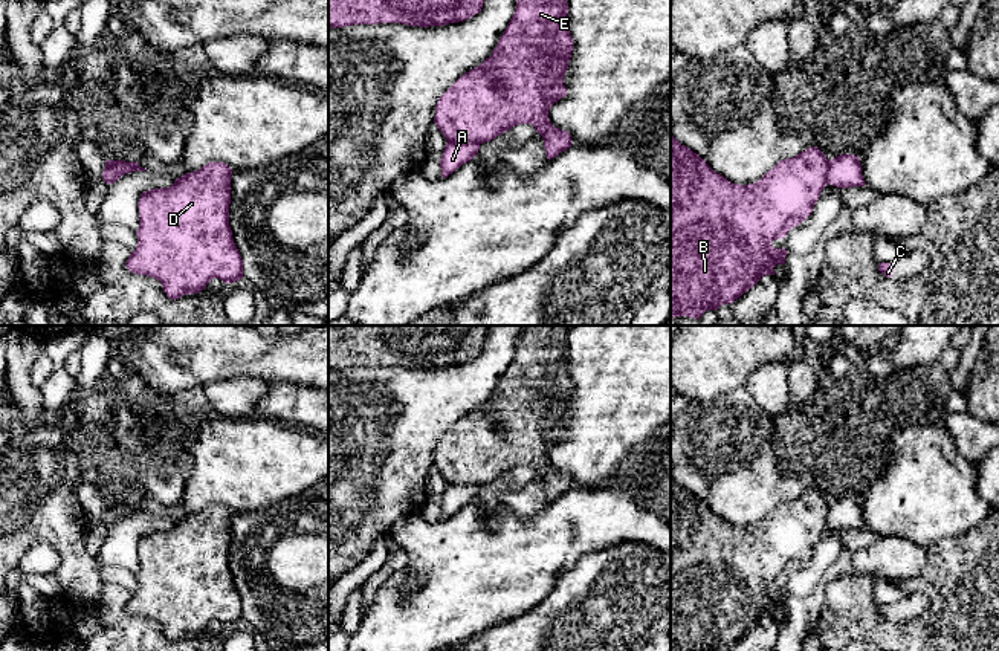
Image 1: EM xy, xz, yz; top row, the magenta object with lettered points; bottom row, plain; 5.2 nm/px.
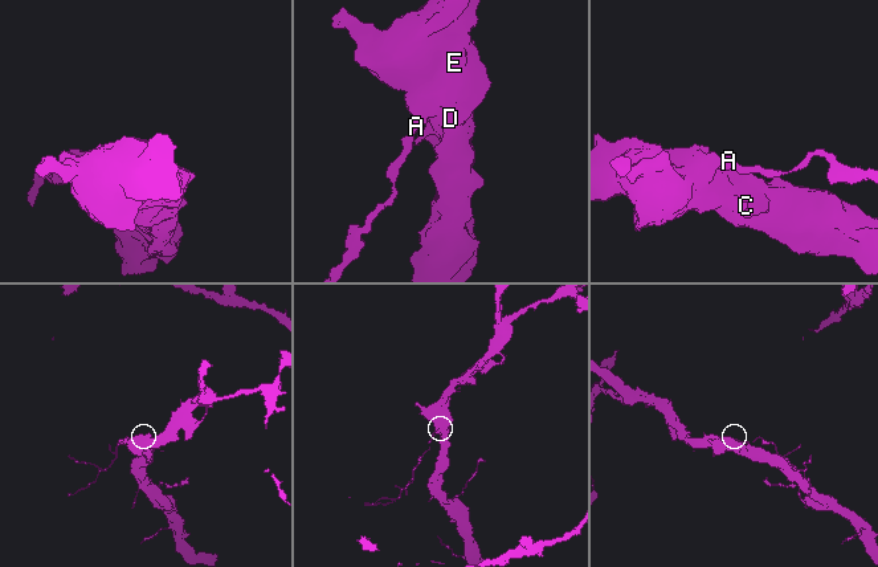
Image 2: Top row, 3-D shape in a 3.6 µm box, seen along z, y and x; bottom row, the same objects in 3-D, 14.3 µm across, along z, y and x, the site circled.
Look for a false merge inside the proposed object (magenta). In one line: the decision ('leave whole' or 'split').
split

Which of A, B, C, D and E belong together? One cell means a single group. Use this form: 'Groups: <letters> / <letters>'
Groups: A / B C D E

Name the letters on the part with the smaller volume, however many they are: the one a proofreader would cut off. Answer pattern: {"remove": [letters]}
{"remove": ["A"]}

